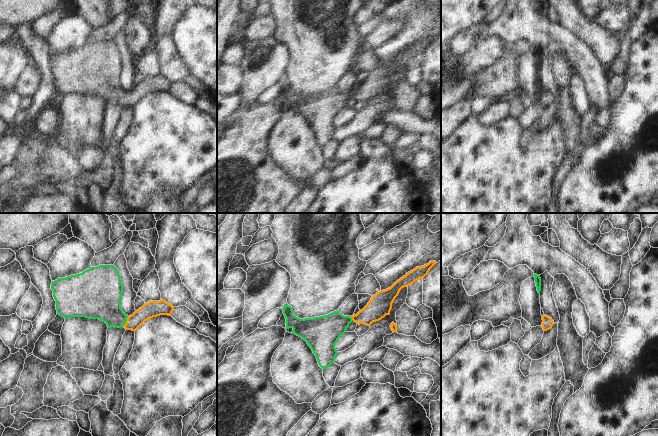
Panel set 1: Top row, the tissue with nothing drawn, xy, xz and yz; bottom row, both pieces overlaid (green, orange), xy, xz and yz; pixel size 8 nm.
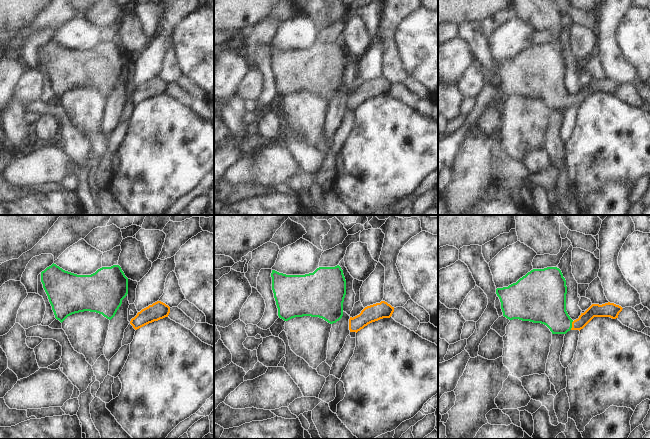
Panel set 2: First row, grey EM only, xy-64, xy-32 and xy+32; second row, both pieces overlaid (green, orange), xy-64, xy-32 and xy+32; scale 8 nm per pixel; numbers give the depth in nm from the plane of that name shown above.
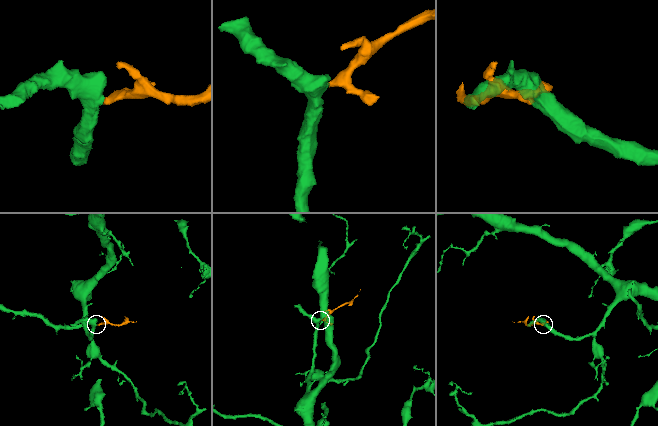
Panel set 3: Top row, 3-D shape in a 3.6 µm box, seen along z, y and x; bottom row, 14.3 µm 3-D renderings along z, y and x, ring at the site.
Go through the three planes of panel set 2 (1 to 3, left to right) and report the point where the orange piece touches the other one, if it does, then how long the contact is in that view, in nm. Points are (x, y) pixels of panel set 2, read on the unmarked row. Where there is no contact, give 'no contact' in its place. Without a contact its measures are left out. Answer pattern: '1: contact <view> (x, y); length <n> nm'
1: no contact
2: no contact
3: contact xy+32 (571, 101); length 80 nm

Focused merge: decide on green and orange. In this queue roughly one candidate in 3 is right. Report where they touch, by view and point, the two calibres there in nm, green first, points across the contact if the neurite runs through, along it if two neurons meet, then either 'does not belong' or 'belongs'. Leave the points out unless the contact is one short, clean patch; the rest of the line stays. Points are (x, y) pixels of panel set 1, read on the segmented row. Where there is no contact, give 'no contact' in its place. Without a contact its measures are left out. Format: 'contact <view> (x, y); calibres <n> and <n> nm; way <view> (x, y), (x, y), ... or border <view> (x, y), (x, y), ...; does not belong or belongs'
contact xy (126, 320); calibres 300 and 130 nm; way xy (102, 300), (121, 319), (126, 320), (135, 320), (151, 309); belongs

